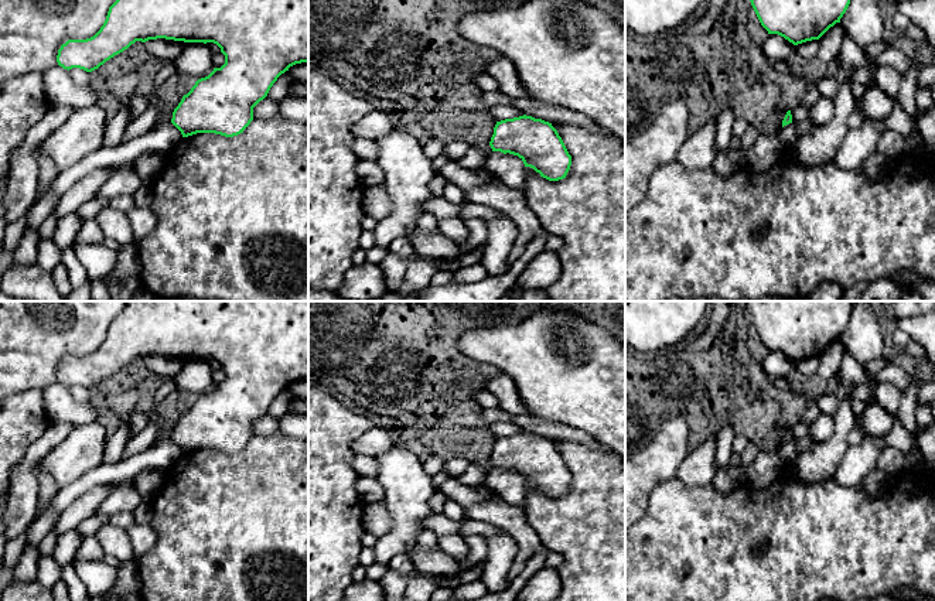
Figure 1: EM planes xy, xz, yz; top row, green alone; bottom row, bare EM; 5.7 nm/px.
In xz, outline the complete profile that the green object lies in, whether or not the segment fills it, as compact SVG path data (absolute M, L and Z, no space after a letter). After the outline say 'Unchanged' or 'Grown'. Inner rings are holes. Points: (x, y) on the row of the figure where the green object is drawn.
M532 116L496 122L489 146L492 151L518 156L549 181L566 178L571 156L552 123Z. Unchanged

